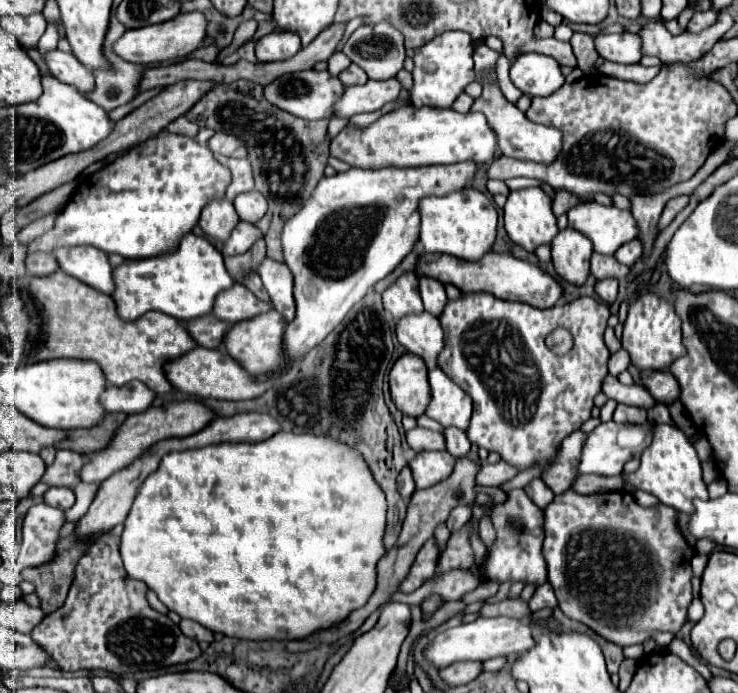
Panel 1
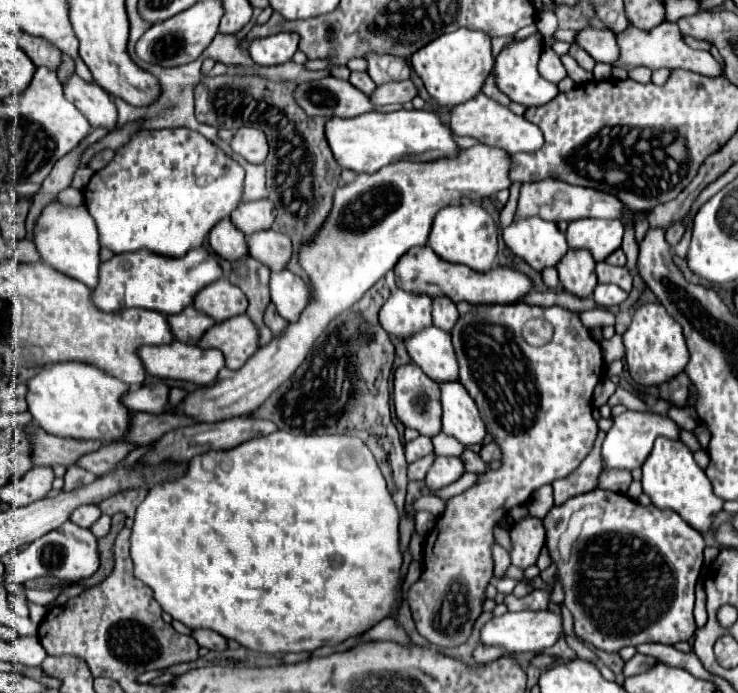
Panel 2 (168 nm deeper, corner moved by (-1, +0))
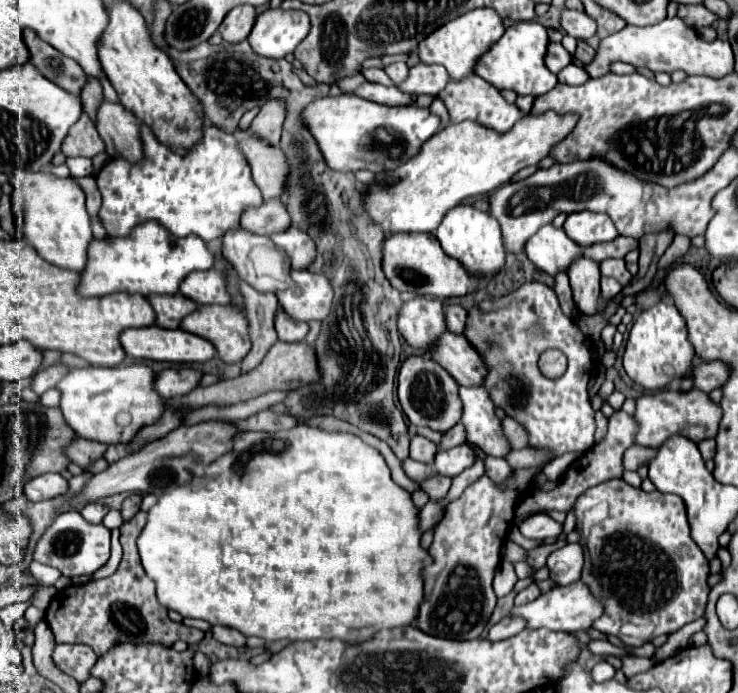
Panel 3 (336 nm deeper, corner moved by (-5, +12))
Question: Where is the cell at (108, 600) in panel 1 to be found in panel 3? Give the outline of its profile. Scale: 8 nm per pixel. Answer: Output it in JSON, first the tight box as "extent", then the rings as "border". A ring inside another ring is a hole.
{"extent":[46,512,204,656],"border":[[[138,512],[132,520],[120,526],[120,544],[124,548],[122,562],[118,570],[100,580],[92,580],[86,584],[70,584],[60,590],[46,610],[46,622],[54,632],[58,644],[86,644],[98,656],[110,650],[116,642],[158,642],[164,646],[172,646],[176,640],[184,640],[186,644],[196,644],[204,638],[204,632],[198,628],[188,628],[184,624],[172,622],[168,618],[166,606],[156,600],[156,590],[152,578],[144,572],[136,548],[136,540],[146,526],[146,512]]]}

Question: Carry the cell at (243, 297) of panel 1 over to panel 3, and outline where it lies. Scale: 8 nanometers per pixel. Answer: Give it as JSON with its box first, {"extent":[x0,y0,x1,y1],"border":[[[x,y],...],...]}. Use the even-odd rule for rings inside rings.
{"extent":[180,268,230,304],"border":[[[218,268],[190,272],[180,284],[180,292],[196,304],[230,304],[224,272]]]}

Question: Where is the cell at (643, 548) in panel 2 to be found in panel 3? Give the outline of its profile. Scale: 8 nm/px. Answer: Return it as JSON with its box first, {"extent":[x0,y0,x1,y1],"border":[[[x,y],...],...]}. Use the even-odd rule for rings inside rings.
{"extent":[574,478,710,636],"border":[[[618,478],[586,490],[574,504],[576,516],[584,516],[586,510],[600,502],[608,504],[608,516],[598,526],[594,526],[588,536],[590,546],[586,546],[586,552],[592,562],[588,562],[586,568],[590,570],[590,574],[582,576],[590,592],[600,602],[604,600],[604,614],[592,624],[592,628],[602,634],[618,636],[620,626],[624,622],[634,622],[634,624],[658,624],[658,634],[672,634],[680,630],[684,624],[700,618],[704,614],[710,594],[708,586],[710,566],[702,550],[690,538],[684,502],[674,494],[662,494],[658,490],[644,492],[640,488],[632,488],[622,478]]]}

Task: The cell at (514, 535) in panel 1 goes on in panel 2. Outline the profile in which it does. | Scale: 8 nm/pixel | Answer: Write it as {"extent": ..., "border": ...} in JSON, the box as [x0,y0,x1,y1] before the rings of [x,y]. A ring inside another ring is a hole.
{"extent":[510,516,544,568],"border":[[[524,516],[510,528],[510,560],[518,568],[528,568],[534,566],[540,550],[544,548],[544,526],[540,518],[534,516]]]}

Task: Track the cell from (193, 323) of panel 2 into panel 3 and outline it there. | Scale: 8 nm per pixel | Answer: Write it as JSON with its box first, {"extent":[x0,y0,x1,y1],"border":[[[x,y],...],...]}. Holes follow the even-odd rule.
{"extent":[148,294,196,328],"border":[[[182,294],[148,296],[148,300],[156,312],[156,324],[162,328],[178,328],[180,320],[196,310],[196,302]]]}

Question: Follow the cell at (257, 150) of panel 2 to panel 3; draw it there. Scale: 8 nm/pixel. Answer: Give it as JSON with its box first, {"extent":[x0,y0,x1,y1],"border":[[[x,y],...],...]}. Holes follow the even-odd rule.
{"extent":[250,100,286,144],"border":[[[268,100],[262,106],[260,114],[254,118],[250,130],[256,132],[262,140],[278,144],[284,118],[286,118],[286,100]]]}

